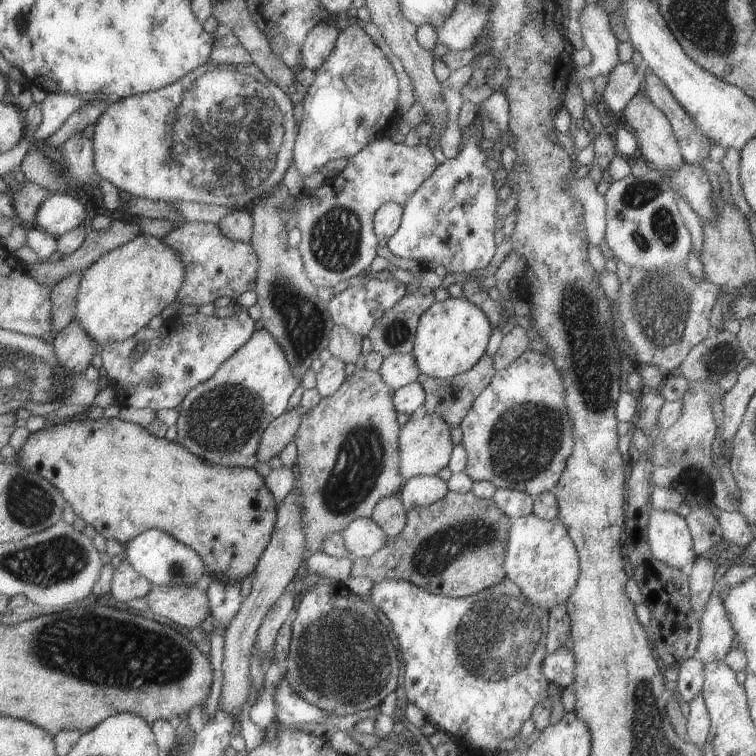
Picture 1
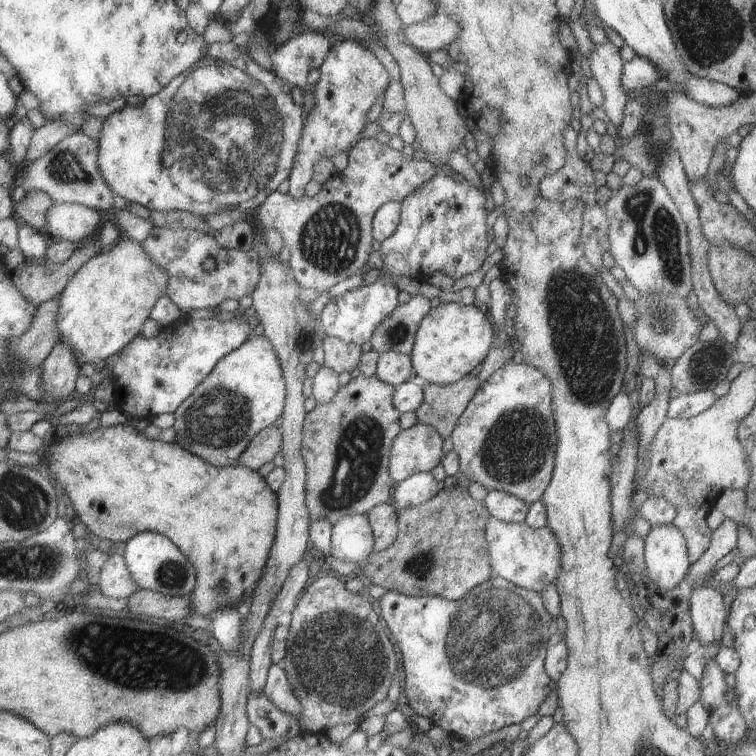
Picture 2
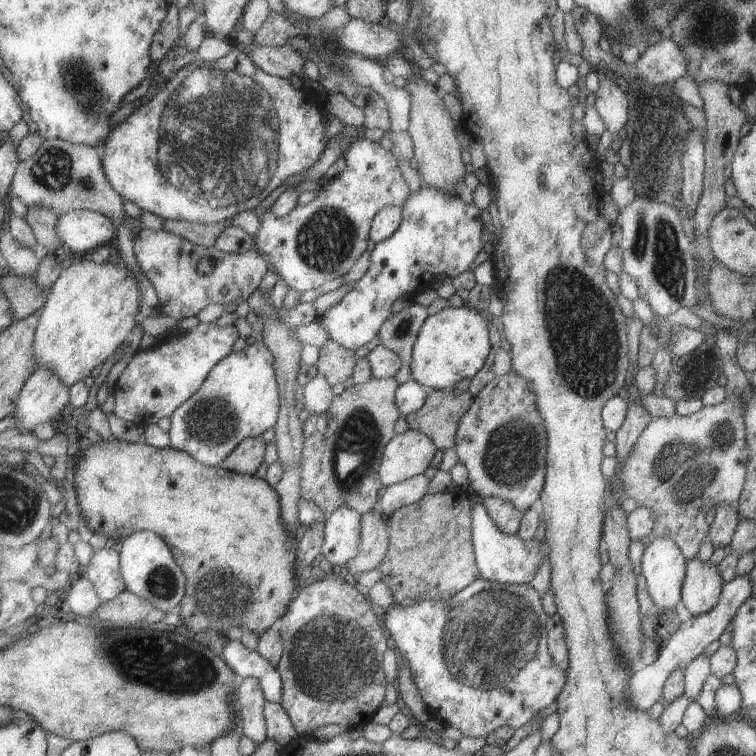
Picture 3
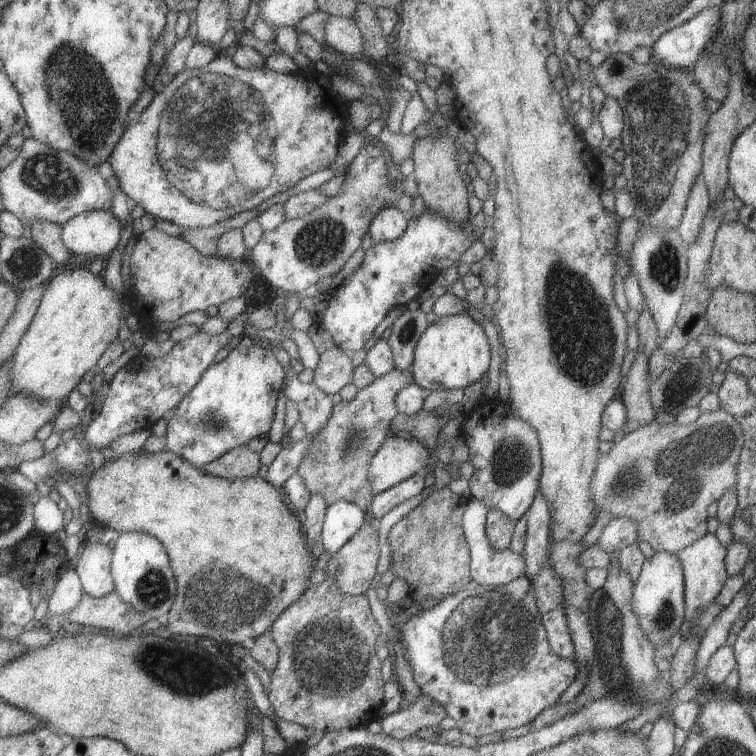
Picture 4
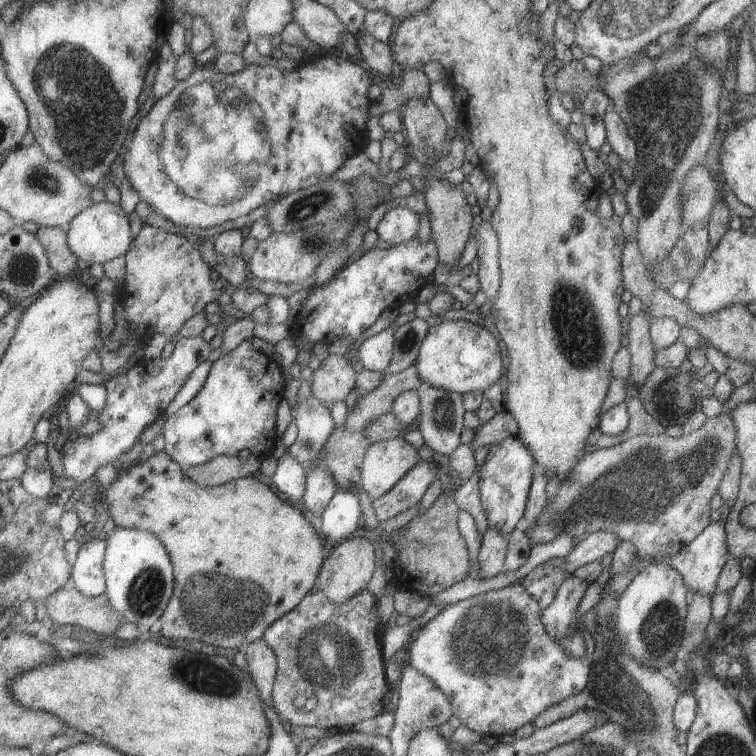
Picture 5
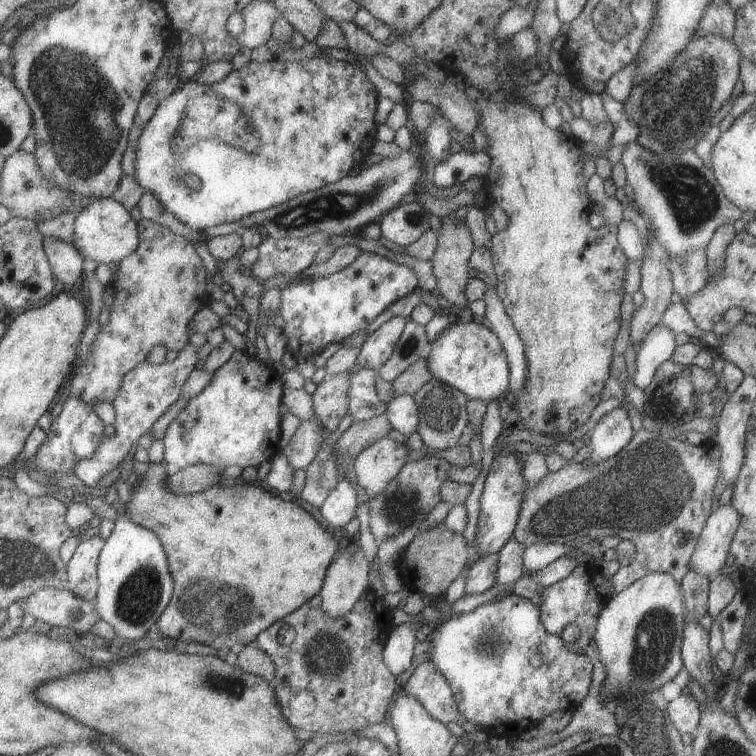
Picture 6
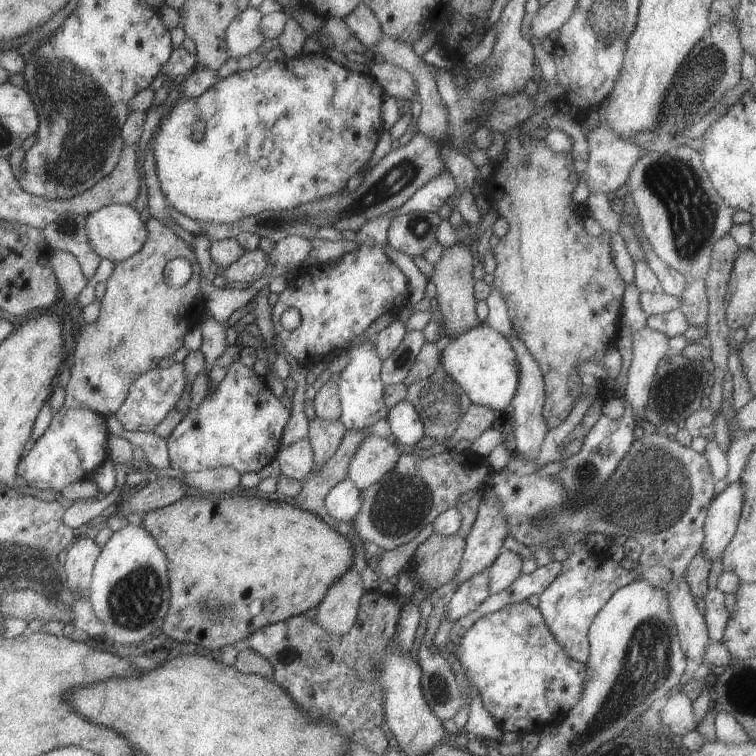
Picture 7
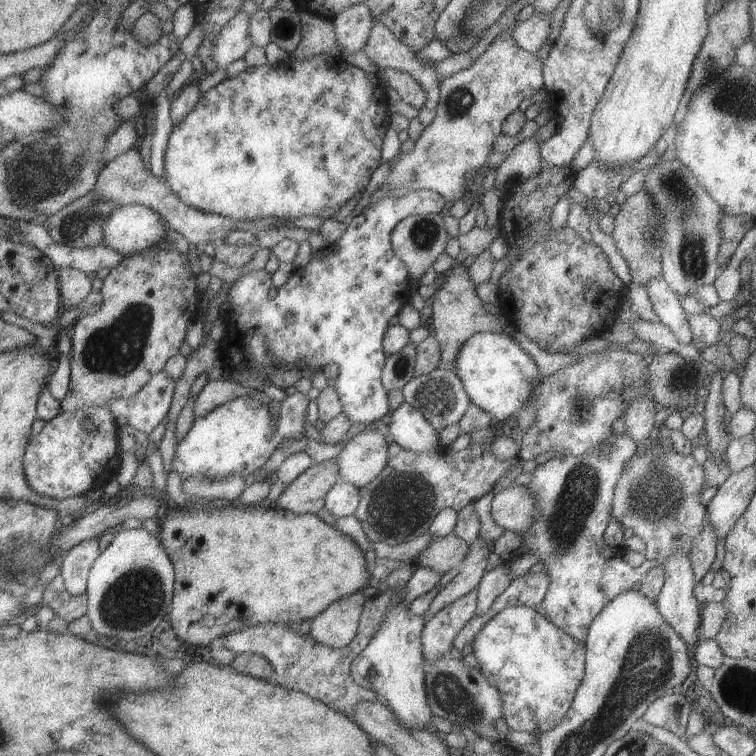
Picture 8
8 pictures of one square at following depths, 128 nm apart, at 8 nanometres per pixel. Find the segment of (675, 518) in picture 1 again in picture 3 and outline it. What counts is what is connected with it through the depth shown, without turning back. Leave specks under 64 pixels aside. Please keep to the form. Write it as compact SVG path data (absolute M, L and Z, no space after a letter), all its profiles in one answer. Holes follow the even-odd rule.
M655 537L644 546L640 569L648 595L659 611L674 607L680 599L686 560L669 537Z

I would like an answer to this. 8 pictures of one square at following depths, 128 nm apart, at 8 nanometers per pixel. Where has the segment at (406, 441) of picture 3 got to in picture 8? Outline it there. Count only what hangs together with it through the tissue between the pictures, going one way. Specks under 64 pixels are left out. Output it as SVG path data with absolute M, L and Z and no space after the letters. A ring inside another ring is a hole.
M361 431L353 435L333 458L340 474L339 481L357 488L371 482L388 461L387 447L385 437L378 431Z

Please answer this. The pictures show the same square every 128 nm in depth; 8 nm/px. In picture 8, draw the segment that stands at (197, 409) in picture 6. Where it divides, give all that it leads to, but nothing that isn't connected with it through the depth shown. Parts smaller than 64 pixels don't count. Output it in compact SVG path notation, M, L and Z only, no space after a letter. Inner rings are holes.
M299 391L285 397L285 422L283 412L279 411L276 424L267 405L252 395L238 396L216 406L207 414L194 419L185 436L177 441L171 470L180 476L181 482L193 475L210 479L220 479L227 474L238 474L243 479L253 475L283 439L299 440L304 436L303 423L308 401Z

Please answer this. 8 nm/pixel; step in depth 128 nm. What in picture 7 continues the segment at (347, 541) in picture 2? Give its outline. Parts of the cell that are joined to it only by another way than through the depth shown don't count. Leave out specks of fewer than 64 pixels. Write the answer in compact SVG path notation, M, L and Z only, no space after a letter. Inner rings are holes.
M347 478L339 481L325 495L324 507L334 522L351 522L360 507L359 489Z

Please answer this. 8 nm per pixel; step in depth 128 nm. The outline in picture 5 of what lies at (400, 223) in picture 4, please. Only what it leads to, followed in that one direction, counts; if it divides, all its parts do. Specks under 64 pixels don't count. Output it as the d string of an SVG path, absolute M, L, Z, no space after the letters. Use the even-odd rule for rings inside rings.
M396 202L383 214L374 230L378 242L383 245L396 245L416 236L418 216L411 209L404 208Z

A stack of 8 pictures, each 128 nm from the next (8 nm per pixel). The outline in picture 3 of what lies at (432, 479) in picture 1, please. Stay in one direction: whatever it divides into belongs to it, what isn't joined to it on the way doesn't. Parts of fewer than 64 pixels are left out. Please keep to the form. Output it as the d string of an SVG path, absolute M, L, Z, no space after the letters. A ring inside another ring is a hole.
M421 473L386 486L376 502L376 507L383 516L388 518L394 513L394 510L416 503L425 495L428 482L429 479Z

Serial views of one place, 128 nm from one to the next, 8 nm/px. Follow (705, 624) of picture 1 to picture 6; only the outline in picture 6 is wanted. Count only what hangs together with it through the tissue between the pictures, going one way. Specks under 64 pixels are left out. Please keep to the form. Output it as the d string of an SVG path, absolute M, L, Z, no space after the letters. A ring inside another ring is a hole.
M719 504L701 530L695 550L691 554L689 568L701 576L717 574L725 567L725 560L731 540L739 526L740 517L735 508L729 504Z

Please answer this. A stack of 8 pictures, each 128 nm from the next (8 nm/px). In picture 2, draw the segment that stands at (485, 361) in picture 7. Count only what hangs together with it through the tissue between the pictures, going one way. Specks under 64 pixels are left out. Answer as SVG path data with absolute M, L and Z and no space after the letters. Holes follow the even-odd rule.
M449 302L431 307L419 321L410 354L417 381L438 385L458 381L486 357L493 345L494 335L493 324L480 305Z

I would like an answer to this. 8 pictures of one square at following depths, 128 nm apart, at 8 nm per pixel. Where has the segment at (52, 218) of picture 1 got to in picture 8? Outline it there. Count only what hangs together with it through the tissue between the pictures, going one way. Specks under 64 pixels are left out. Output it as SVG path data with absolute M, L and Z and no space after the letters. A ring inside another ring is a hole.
M143 205L115 207L102 224L101 244L122 255L130 255L170 235L165 220L153 209Z

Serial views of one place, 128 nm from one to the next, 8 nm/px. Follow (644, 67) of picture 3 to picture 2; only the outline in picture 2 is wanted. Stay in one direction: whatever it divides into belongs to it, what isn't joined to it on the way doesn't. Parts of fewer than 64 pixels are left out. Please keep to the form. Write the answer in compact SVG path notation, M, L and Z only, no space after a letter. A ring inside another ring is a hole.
M635 55L635 58L622 64L620 87L627 97L631 91L640 90L643 92L647 90L659 78L662 78L660 73L649 61Z

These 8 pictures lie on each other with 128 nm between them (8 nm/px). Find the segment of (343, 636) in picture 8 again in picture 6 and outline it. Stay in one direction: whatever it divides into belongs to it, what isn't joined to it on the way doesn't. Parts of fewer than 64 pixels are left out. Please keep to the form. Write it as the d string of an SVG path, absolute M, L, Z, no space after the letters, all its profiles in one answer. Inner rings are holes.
M356 539L331 560L318 592L320 609L327 618L341 618L353 608L369 588L367 574L370 567L370 559L365 557Z

